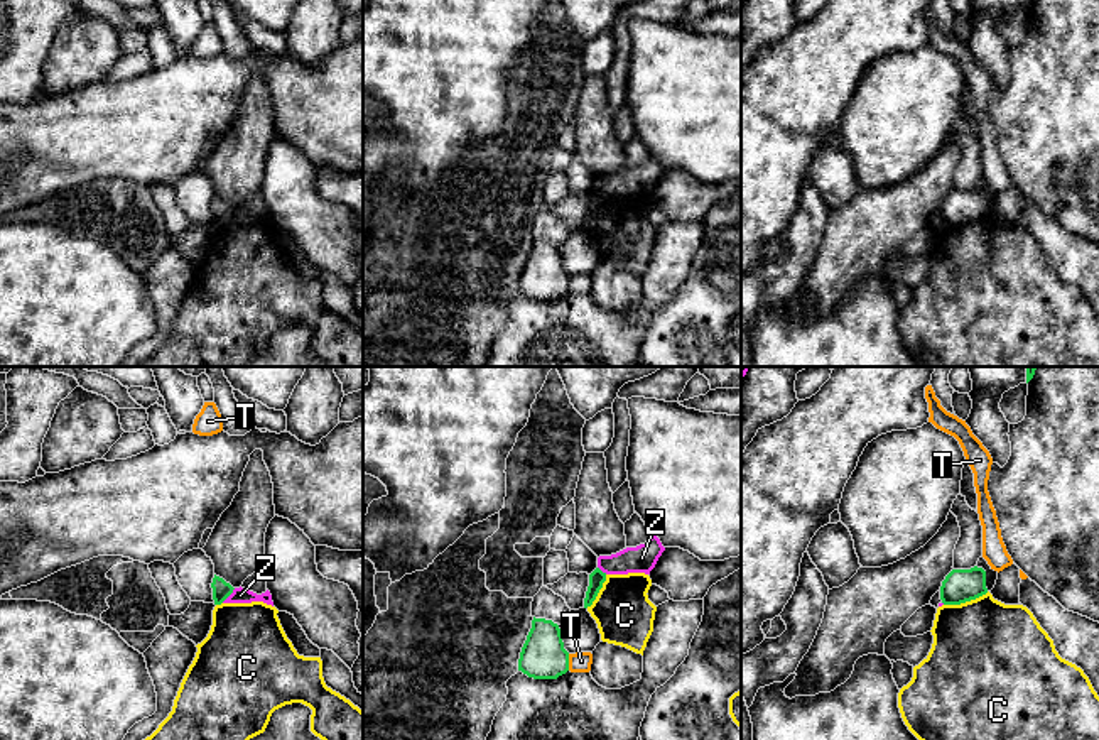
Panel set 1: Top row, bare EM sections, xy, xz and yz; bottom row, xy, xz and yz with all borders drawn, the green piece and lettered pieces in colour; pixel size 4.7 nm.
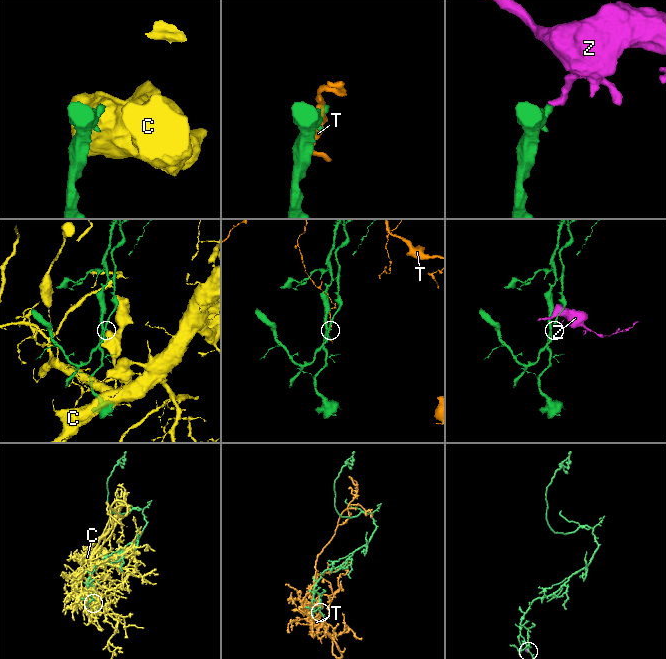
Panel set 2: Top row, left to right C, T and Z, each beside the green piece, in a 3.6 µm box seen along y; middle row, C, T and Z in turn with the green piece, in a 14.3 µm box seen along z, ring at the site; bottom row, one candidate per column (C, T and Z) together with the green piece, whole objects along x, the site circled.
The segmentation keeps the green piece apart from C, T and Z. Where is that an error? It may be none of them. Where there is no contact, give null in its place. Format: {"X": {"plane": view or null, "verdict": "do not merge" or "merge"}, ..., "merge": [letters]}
{"C": {"plane": "yz", "verdict": "do not merge"}, "T": {"plane": "xz", "verdict": "do not merge"}, "Z": {"plane": "xy", "verdict": "do not merge"}, "merge": []}

